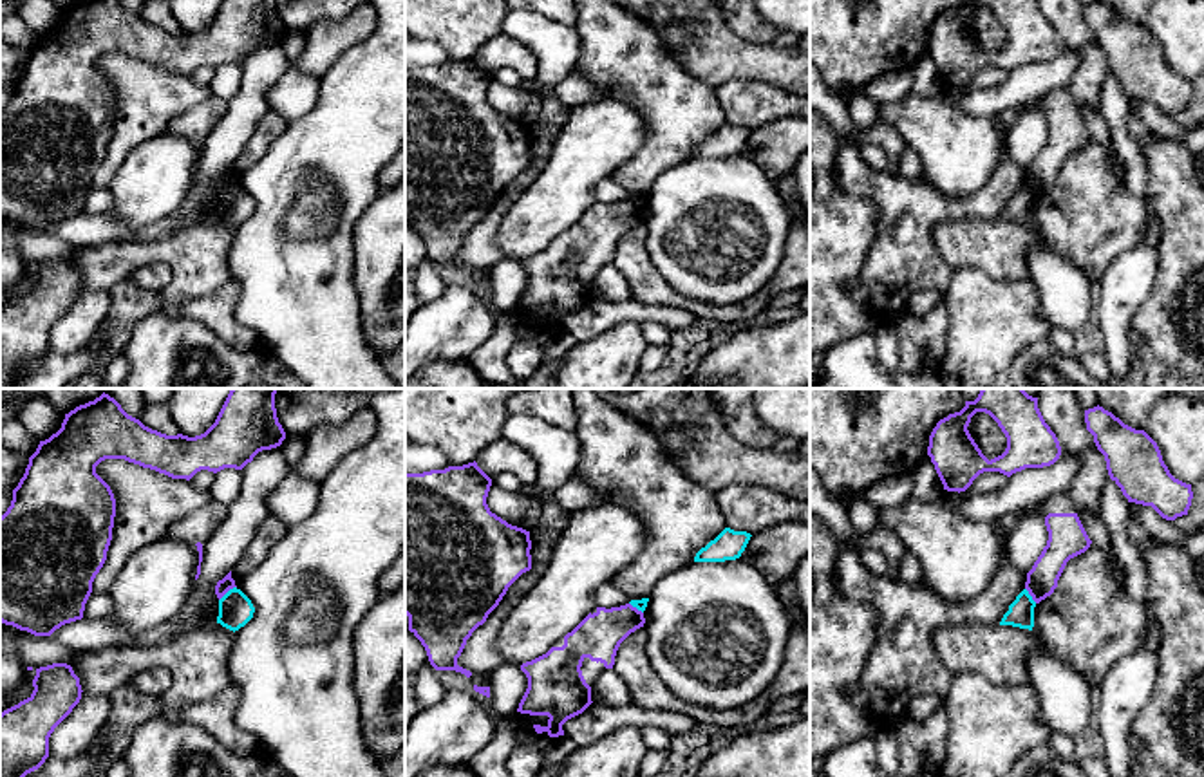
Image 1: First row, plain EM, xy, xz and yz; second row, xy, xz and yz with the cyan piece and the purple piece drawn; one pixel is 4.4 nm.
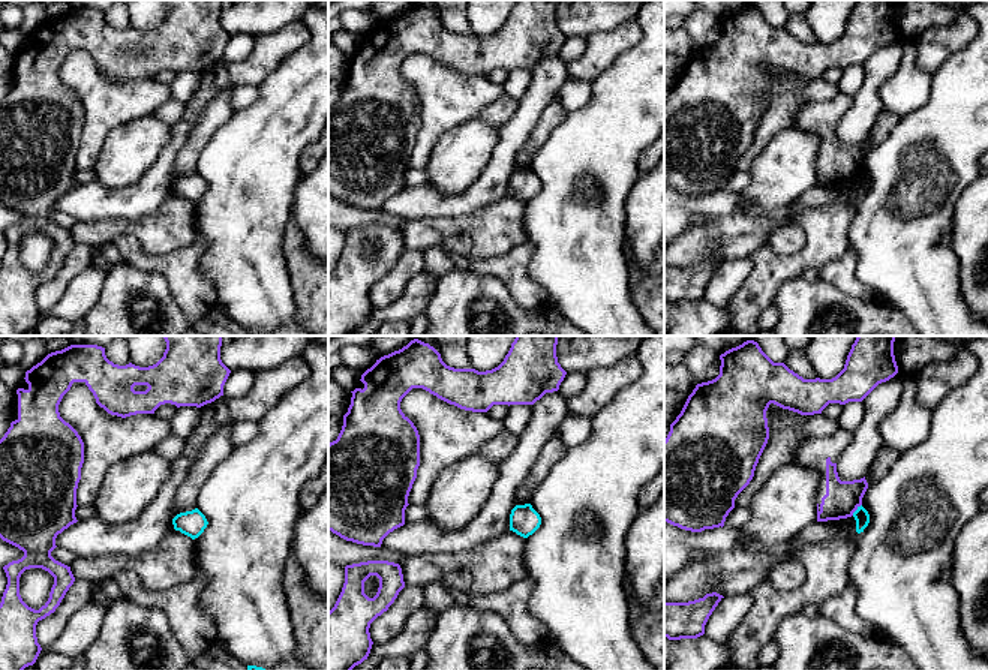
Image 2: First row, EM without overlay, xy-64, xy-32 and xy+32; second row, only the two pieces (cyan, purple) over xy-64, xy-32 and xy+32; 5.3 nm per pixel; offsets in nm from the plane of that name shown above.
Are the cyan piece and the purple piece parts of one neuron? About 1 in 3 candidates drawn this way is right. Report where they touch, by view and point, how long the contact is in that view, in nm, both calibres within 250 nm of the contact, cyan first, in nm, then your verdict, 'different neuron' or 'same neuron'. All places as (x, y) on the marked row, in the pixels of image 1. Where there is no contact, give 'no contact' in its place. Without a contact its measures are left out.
meets cyan in xy at (226, 593); contact 100 nm long; 160 nm thick on the cyan side, 70 nm on the other; different neuron

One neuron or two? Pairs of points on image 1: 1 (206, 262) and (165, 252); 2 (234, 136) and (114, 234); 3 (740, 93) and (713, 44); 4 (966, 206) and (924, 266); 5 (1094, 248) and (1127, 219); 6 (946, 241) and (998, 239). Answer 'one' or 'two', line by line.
1: one
2: one
3: two
4: one
5: one
6: one

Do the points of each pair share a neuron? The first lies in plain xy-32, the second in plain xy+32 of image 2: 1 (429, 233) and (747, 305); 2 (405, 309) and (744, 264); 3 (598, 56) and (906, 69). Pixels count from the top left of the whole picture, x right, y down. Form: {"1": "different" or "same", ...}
{"1": "same", "2": "different", "3": "different"}

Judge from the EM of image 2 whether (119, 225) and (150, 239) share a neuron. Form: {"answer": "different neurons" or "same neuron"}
{"answer": "same neuron"}

